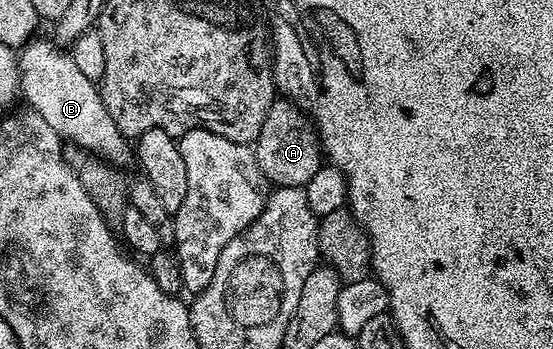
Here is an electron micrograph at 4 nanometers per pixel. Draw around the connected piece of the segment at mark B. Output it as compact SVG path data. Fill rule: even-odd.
M39 39L28 40L17 56L22 99L31 103L28 104L30 111L41 114L41 118L57 130L60 140L84 148L108 164L123 166L127 159L132 159L133 148L128 137L117 130L117 122L109 118L96 81L85 78L70 51L64 50L54 39Z

